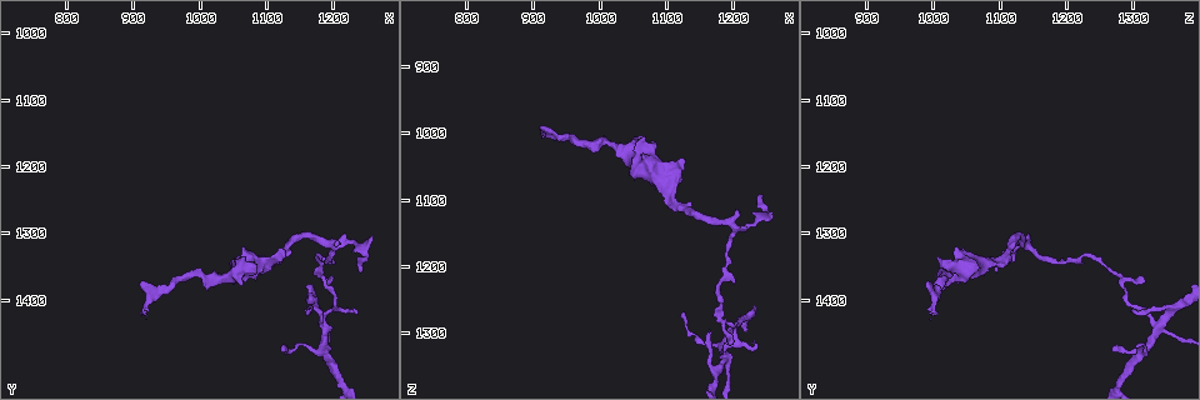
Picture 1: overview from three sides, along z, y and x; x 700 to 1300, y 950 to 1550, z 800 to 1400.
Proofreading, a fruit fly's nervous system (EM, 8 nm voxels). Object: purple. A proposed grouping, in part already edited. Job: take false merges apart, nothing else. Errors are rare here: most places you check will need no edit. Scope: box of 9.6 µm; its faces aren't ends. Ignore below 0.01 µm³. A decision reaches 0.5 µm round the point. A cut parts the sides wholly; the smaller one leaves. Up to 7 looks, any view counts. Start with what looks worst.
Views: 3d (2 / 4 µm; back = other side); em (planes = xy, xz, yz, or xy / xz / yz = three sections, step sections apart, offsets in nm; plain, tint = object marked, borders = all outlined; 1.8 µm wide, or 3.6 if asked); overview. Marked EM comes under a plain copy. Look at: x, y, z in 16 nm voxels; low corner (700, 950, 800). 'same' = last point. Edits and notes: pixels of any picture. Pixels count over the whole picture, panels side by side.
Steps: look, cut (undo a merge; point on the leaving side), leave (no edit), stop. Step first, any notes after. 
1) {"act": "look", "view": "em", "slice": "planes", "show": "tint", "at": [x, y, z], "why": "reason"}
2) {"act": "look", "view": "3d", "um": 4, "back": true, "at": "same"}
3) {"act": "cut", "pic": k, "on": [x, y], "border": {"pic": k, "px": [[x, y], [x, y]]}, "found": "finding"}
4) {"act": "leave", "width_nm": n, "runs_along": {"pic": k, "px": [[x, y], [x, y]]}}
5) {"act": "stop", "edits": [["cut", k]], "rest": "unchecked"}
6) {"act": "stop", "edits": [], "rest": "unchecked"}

{"act": "look", "view": "em", "slice": "xz", "step": 4, "show": "tint", "at": [1190, 1435, 1335], "why": "four or more arms meet"}

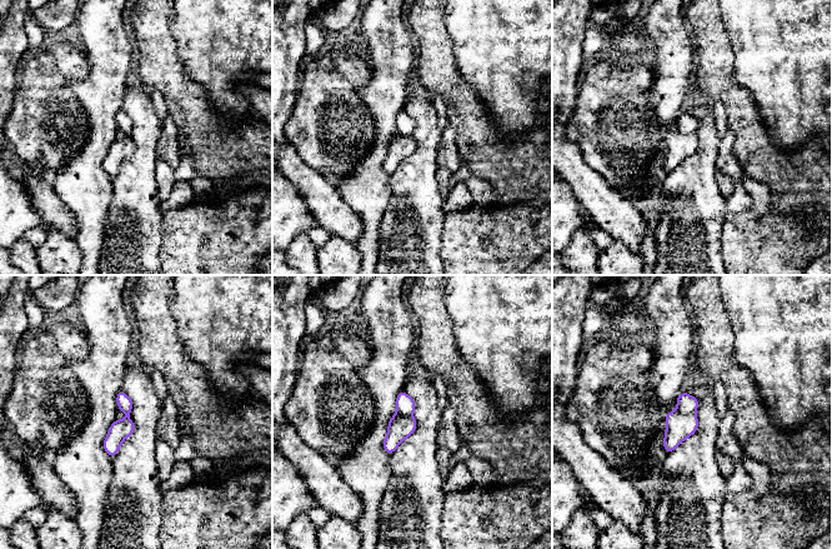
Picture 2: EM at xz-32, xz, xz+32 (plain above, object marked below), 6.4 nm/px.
{"act": "look", "view": "em", "slice": "planes", "show": "tint", "at": "same"}

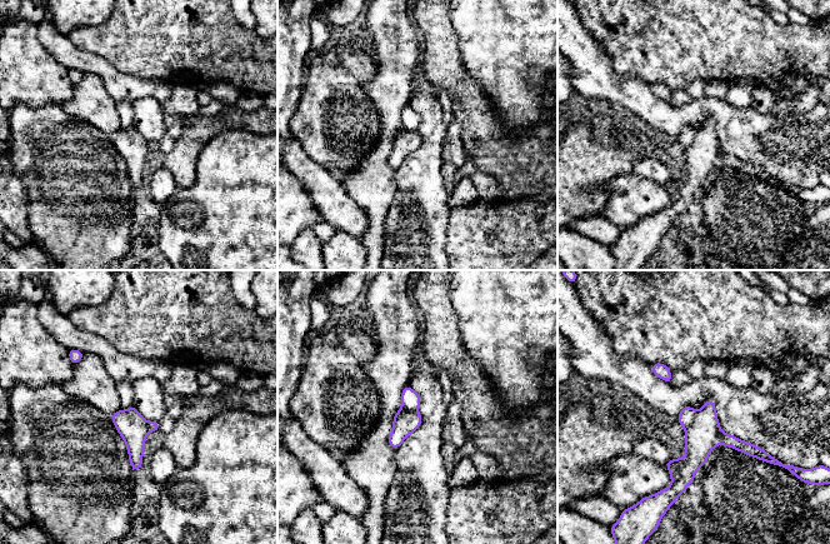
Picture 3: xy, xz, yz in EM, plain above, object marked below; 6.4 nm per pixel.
{"act": "cut", "pic": 3, "on": [701, 437], "border": {"pic": 3, "px": [[698, 412], [694, 420], [685, 429]]}, "found": "a second neuron is stuck on"}

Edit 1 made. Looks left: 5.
{"act": "look", "view": "overview", "why": "redraw"}

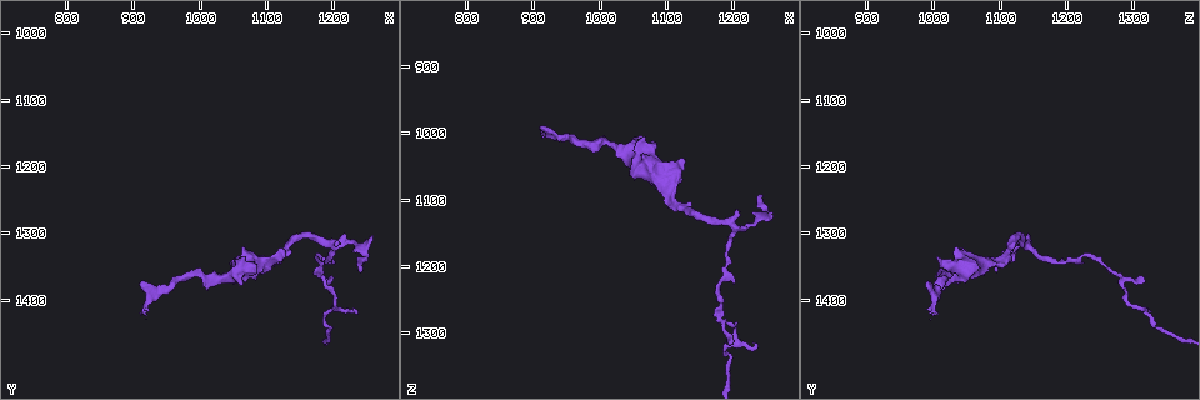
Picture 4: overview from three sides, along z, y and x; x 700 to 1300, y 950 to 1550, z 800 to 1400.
{"act": "look", "view": "em", "um": 3.6, "slice": "xz", "step": 16, "show": "tint", "at": [1080, 1345, 1060], "why": "two arms in line, one across"}

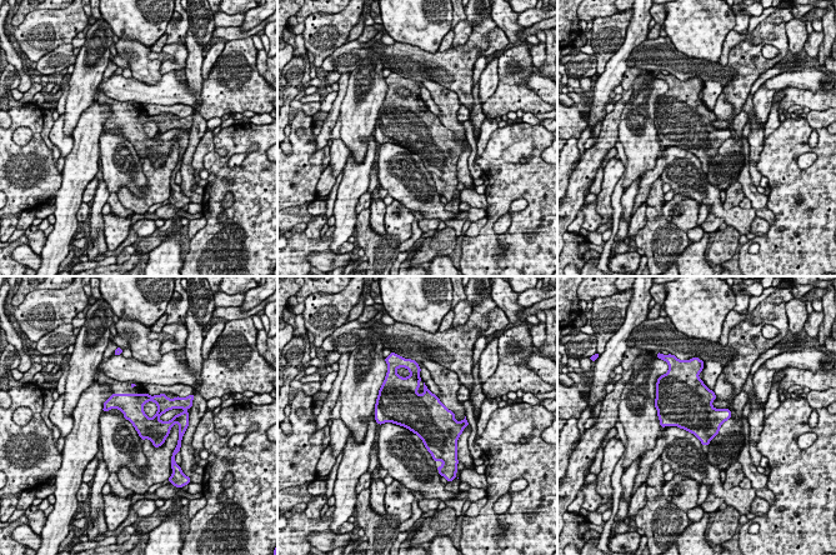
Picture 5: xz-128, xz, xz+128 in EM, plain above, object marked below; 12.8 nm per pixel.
{"act": "look", "view": "em", "um": 3.6, "slice": "planes", "show": "tint", "at": "same", "why": "another direction"}

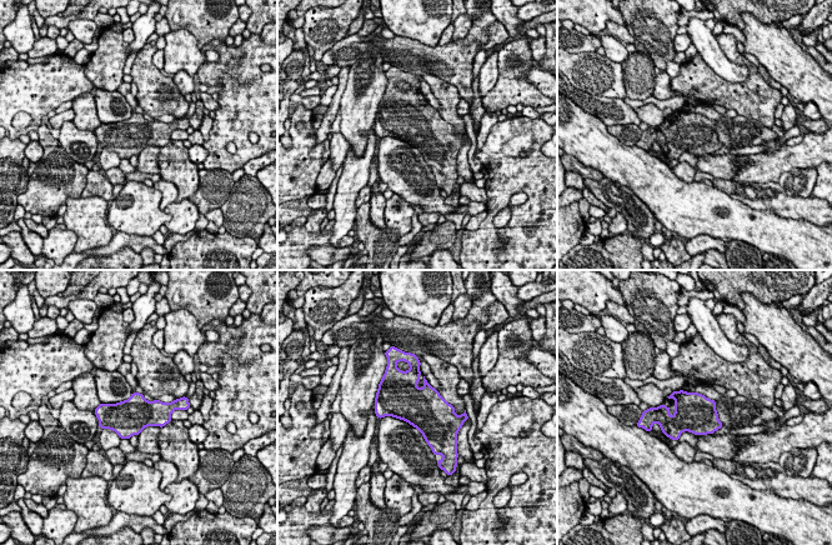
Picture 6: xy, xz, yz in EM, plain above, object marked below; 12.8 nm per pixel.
{"act": "leave", "found": "continuous, no second neuron"}

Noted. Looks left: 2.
{"act": "look", "view": "em", "slice": "planes", "show": "tint", "at": [1205, 1320, 1140], "why": "a fork"}

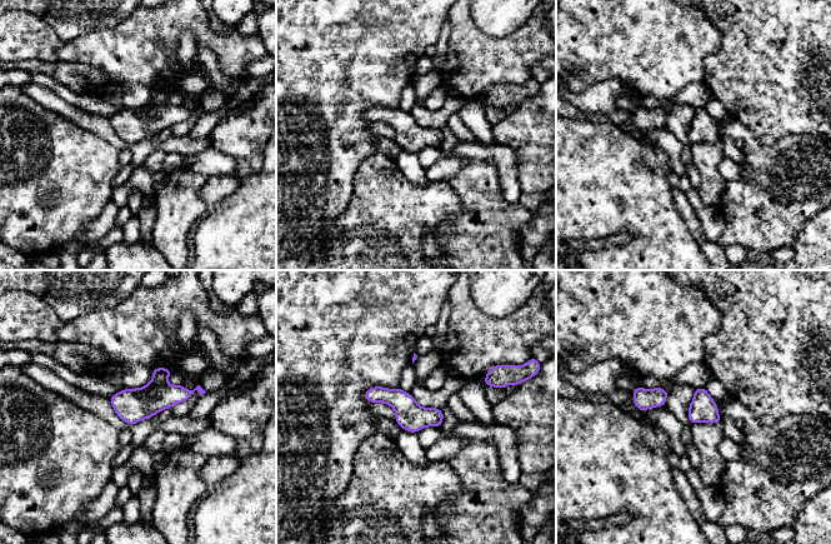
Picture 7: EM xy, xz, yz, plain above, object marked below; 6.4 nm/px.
{"act": "leave", "runs_along": {"pic": 7, "px": [[368, 395], [440, 417]]}, "found": "one neuron here"}

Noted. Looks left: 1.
{"act": "stop", "edits": [["cut", 3]], "rest": "unchecked"}

